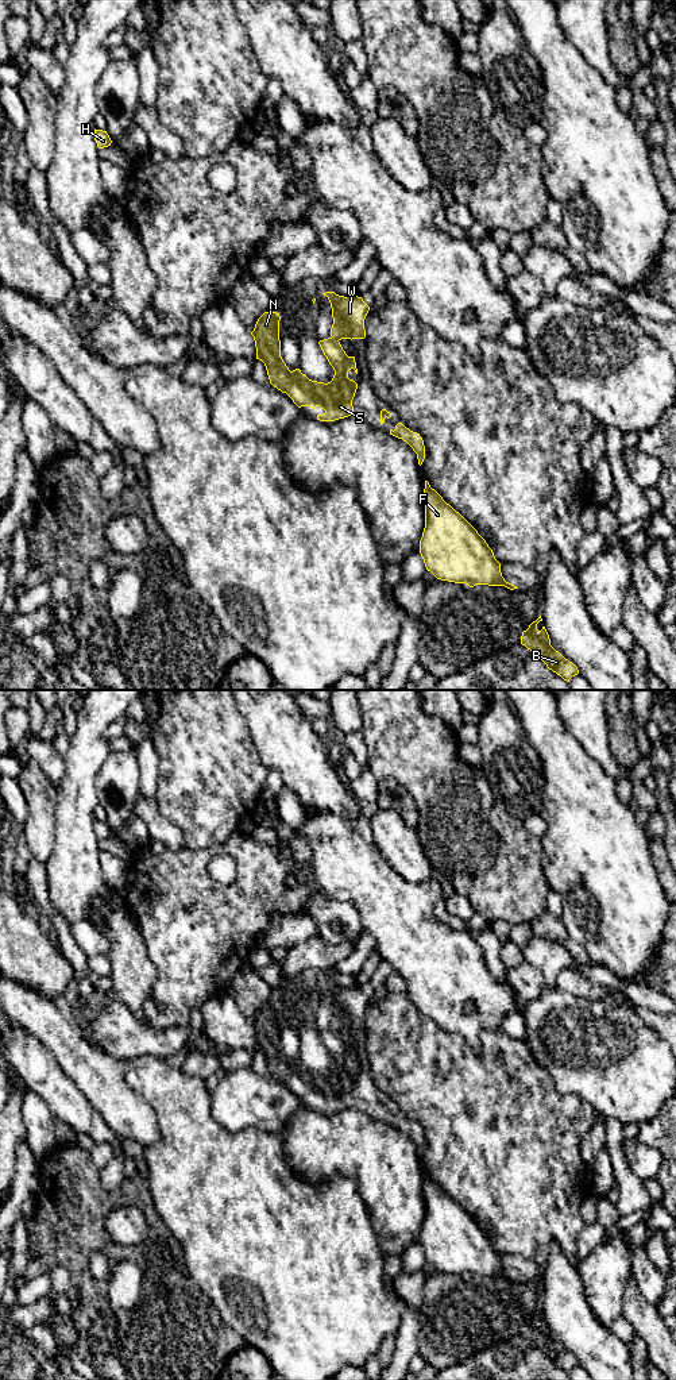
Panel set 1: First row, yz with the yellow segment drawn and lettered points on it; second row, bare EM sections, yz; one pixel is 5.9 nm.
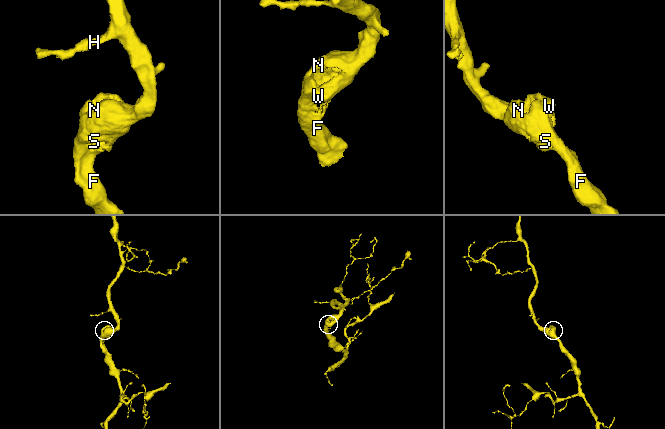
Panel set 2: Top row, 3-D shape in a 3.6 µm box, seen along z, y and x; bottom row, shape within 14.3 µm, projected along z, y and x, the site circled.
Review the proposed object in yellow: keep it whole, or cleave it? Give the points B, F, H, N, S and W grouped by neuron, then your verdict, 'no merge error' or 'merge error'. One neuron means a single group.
B F H N S W; no merge error

